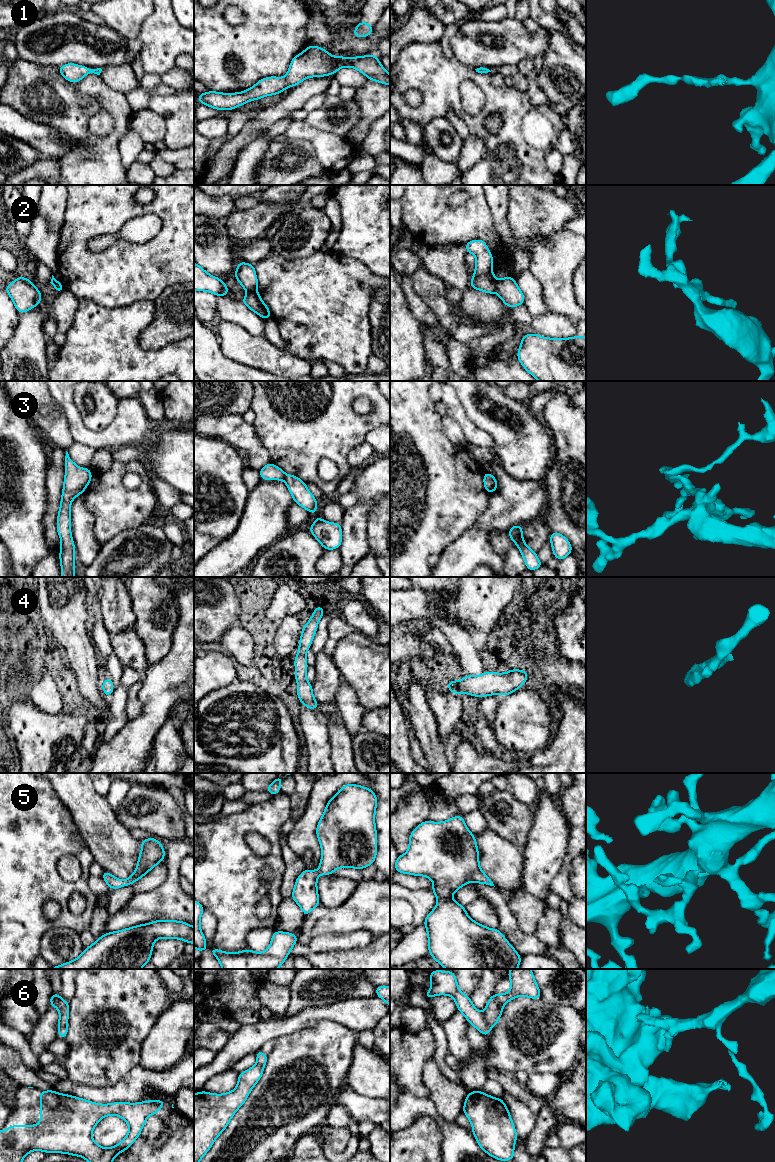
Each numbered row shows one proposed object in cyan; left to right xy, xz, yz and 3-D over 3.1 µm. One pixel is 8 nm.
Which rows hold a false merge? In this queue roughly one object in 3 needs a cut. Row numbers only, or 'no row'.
2, 3, 6

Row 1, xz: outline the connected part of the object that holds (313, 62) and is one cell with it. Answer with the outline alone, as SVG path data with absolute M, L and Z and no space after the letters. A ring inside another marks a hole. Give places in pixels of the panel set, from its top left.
M308 45L308 47L301 53L296 55L290 62L290 67L284 78L280 77L266 77L259 80L253 87L238 93L219 93L215 91L208 91L203 94L197 94L198 102L208 107L218 110L232 110L240 105L246 104L248 101L258 100L260 98L277 95L286 90L286 88L294 87L309 77L324 77L333 75L342 67L352 67L359 72L362 72L369 80L380 82L390 86L390 74L380 64L377 55L366 55L351 58L344 58L339 55L333 57L327 50L321 49L320 46Z

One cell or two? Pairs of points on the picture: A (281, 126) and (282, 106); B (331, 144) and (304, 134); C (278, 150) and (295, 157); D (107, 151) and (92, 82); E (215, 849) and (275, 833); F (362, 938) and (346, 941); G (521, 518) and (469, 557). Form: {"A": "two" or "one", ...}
{"A": "two", "B": "one", "C": "one", "D": "one", "E": "one", "F": "one", "G": "one"}

